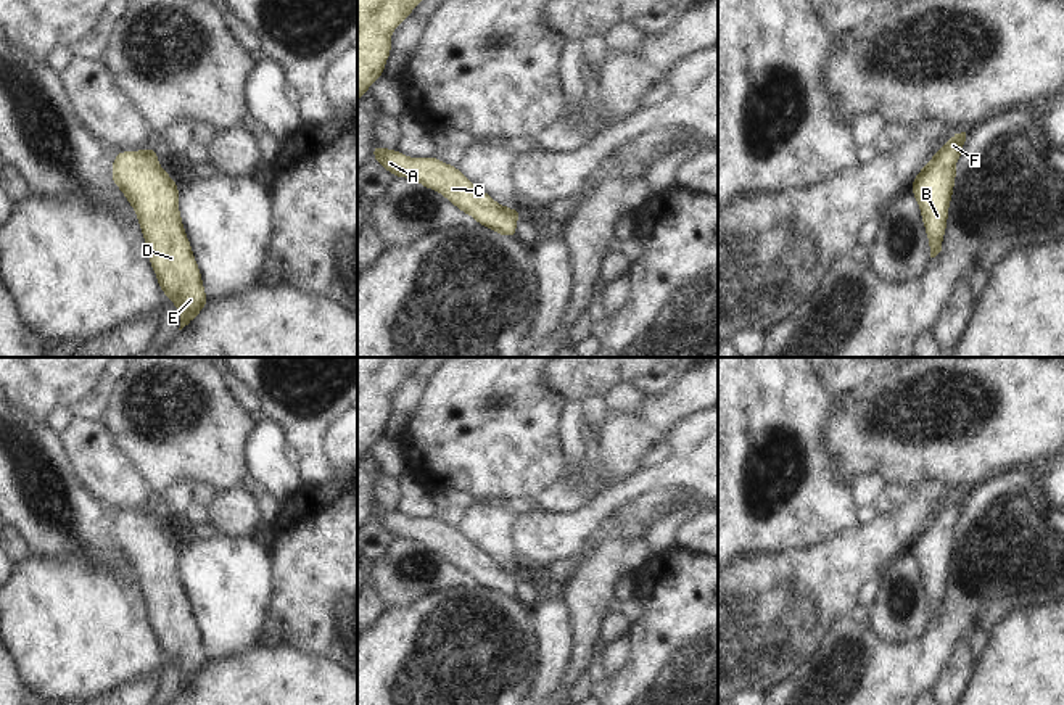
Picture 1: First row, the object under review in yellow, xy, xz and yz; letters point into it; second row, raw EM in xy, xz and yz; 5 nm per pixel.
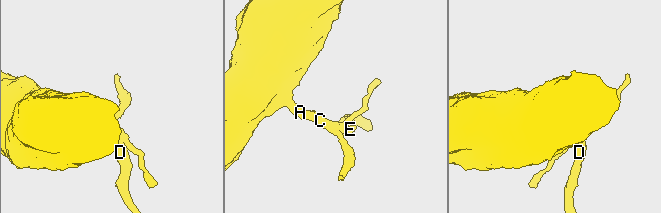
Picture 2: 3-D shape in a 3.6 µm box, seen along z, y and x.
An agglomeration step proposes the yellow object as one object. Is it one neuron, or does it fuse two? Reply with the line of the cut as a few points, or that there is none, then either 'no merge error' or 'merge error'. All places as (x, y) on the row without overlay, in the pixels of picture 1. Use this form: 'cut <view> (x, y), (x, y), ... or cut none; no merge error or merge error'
cut none; no merge error

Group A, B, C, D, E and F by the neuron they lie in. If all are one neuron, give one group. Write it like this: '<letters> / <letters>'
A B C D E F

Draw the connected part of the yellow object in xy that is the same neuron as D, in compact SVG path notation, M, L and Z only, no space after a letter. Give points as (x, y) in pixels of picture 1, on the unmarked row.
M156 510L119 512L111 542L132 565L156 641L180 673L180 689L208 665L201 633L179 573L179 546L158 525Z

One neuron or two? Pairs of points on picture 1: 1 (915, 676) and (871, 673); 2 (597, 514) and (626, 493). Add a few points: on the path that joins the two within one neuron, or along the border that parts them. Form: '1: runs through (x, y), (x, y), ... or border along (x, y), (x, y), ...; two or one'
1: runs through (903, 675), (882, 675); one
2: runs through (604, 507), (620, 494); one

